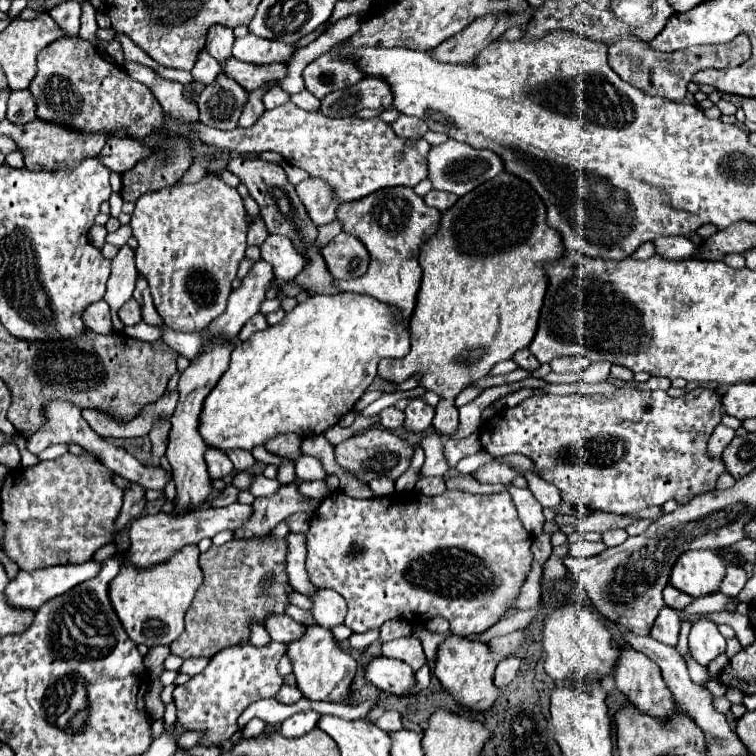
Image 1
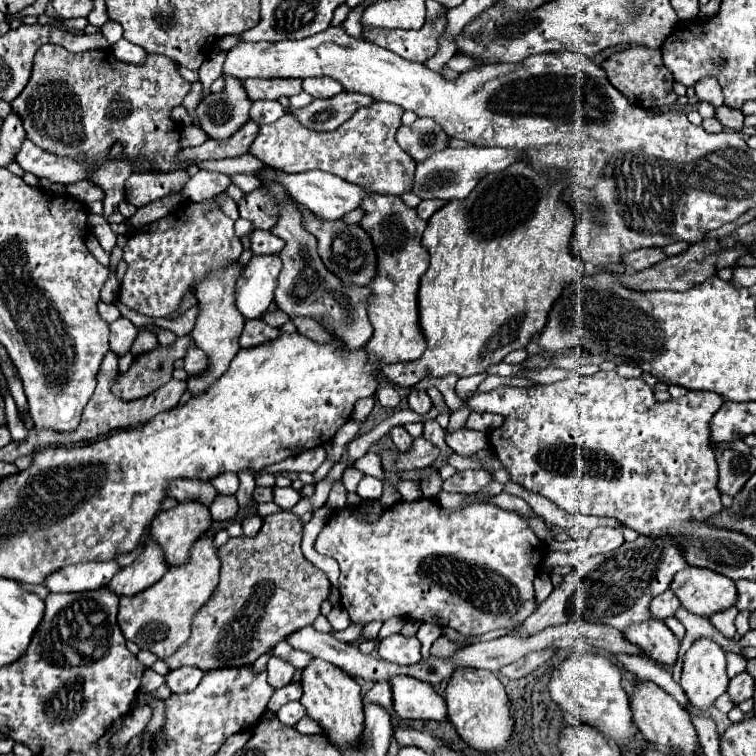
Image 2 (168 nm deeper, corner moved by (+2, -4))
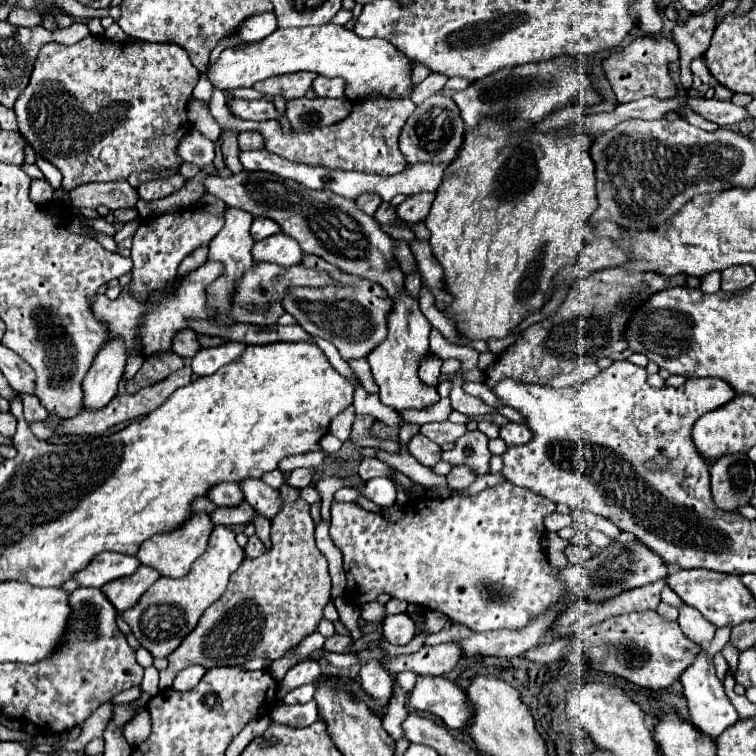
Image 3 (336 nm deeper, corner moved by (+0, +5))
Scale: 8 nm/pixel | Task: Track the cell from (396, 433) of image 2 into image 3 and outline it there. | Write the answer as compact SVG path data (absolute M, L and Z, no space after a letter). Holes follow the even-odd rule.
M415 434L409 444L407 450L411 452L413 458L417 458L423 466L435 466L441 460L441 448L435 446L435 442L431 442L427 436L423 434Z

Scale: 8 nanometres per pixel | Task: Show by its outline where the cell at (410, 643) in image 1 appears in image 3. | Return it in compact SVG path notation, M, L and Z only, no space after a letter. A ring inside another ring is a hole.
M397 614L387 616L383 622L383 640L395 646L407 646L415 638L415 622L409 618L409 614Z

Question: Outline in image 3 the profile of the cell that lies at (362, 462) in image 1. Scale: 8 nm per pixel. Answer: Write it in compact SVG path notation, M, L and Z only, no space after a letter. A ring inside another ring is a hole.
M449 420L435 422L435 424L423 424L421 426L421 434L427 436L429 440L433 440L439 446L443 446L447 442L455 442L465 432L467 432L465 424L451 424Z

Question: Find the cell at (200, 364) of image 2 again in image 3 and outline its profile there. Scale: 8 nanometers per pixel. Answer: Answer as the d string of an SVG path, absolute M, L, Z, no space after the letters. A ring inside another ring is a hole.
M225 342L225 344L215 346L215 348L201 348L193 356L193 362L191 362L193 374L197 374L197 376L211 376L221 366L233 362L243 350L245 350L245 346L241 342Z

